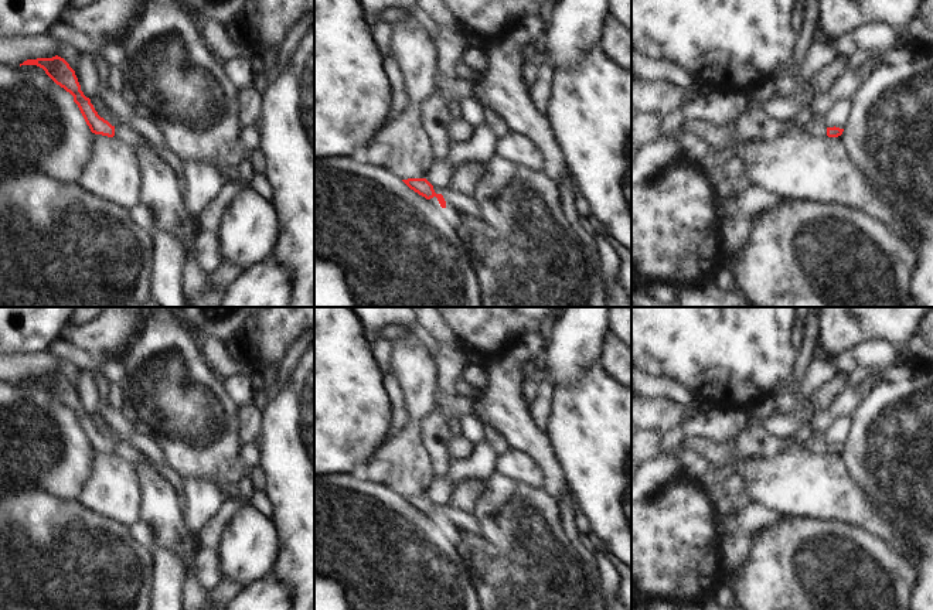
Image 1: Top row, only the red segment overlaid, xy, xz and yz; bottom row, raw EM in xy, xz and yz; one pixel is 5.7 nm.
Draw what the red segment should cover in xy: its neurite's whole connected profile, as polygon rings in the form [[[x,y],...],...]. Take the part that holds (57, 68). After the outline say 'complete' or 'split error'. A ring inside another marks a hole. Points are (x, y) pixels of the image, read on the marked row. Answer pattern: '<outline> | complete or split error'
[[[55,55],[52,58],[27,59],[20,64],[20,67],[21,65],[37,65],[42,68],[57,85],[69,92],[74,96],[74,102],[78,105],[92,133],[108,137],[115,136],[115,126],[98,115],[93,105],[91,103],[91,99],[86,98],[81,91],[75,71],[64,58]]] | complete

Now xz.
[[[408,178],[402,181],[426,200],[436,197],[440,207],[447,211],[457,211],[477,219],[480,218],[477,204],[471,197],[463,192],[445,190],[442,194],[436,194],[433,185],[426,178]]] | split error

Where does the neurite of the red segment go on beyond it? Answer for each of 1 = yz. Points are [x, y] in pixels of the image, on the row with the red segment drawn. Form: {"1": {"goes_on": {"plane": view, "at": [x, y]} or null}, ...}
{"1": {"goes_on": null}}

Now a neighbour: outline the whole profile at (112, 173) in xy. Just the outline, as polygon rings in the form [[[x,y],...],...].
[[[95,134],[91,157],[78,185],[122,208],[139,202],[142,173],[130,146],[118,137]]]

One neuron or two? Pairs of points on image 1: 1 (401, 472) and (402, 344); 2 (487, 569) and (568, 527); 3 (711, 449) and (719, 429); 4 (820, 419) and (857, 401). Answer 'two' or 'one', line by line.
1: one
2: two
3: two
4: one

